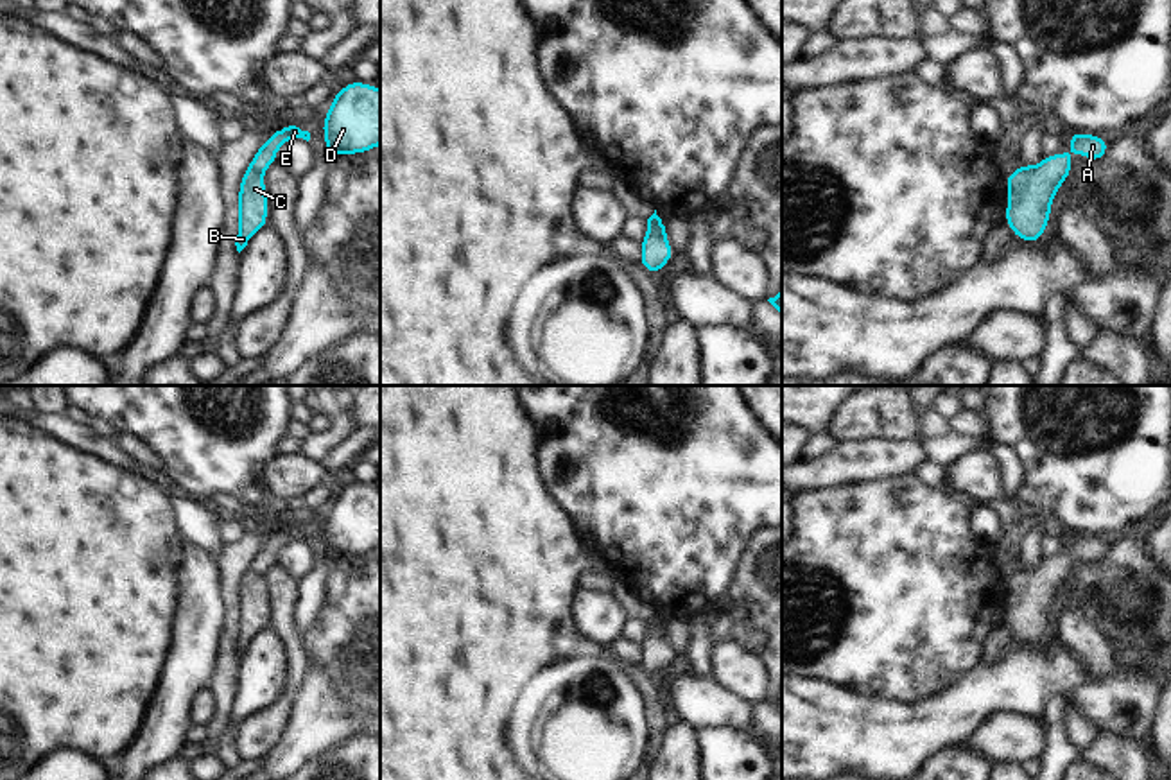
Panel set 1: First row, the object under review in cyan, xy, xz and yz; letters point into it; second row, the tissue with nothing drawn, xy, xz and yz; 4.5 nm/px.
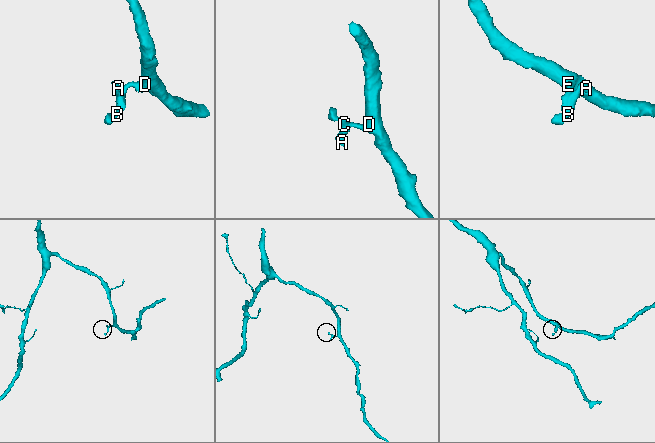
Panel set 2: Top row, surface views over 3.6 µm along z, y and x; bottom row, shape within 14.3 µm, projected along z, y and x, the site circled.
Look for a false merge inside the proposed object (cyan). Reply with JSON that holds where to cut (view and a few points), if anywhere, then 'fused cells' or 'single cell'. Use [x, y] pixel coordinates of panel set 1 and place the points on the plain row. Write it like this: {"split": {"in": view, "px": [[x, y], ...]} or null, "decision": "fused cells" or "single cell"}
{"split": {"in": "xy", "px": [[248, 569], [262, 576]]}, "decision": "fused cells"}

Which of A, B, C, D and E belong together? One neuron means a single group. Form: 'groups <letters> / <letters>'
groups A B C / D E

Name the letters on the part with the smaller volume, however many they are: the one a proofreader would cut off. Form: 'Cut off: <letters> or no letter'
Cut off: A, B, C.

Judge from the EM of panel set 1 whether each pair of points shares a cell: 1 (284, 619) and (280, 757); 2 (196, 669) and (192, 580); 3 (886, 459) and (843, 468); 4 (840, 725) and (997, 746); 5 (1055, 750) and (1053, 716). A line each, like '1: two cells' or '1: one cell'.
1: two cells
2: one cell
3: one cell
4: two cells
5: one cell

